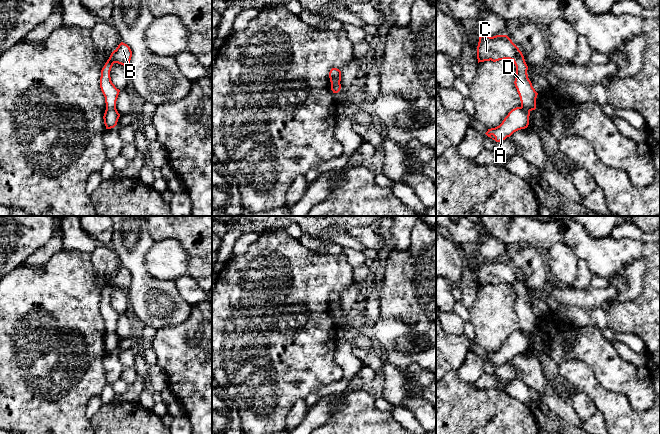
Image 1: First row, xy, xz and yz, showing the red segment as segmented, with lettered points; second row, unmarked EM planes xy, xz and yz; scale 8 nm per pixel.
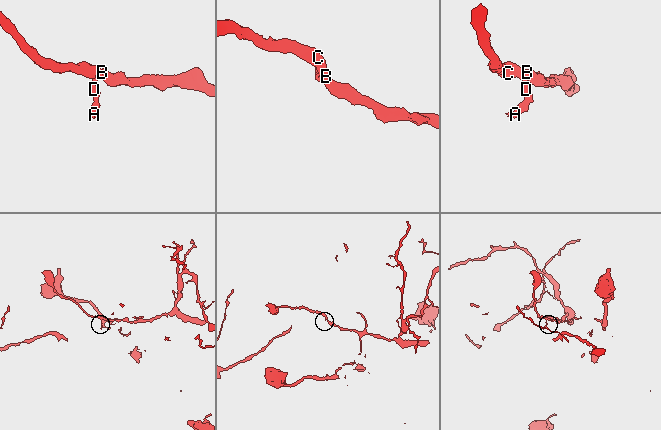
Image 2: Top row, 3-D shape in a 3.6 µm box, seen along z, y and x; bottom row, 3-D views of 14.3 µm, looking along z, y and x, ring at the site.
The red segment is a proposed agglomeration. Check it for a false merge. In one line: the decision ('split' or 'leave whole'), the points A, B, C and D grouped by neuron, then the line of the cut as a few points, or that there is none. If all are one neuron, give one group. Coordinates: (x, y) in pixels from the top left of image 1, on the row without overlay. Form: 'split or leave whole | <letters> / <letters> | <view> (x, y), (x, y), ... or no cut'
split | A / B C D | xy (115, 331), (106, 333)

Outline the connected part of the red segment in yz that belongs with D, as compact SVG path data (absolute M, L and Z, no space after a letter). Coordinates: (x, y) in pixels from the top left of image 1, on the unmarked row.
M480 259L477 270L477 283L479 286L499 285L510 283L516 290L515 311L520 321L521 331L532 335L536 333L536 322L538 317L528 302L528 290L519 272L507 259L496 259L493 261Z

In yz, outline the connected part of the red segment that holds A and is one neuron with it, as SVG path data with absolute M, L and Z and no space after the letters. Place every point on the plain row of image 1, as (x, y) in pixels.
M516 331L508 337L499 350L488 353L485 358L496 366L503 365L514 356L527 352L529 349L529 340L529 334Z

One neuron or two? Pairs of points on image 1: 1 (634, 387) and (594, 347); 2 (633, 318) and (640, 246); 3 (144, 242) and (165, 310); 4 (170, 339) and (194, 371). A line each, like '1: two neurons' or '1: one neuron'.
1: one neuron
2: one neuron
3: one neuron
4: one neuron

